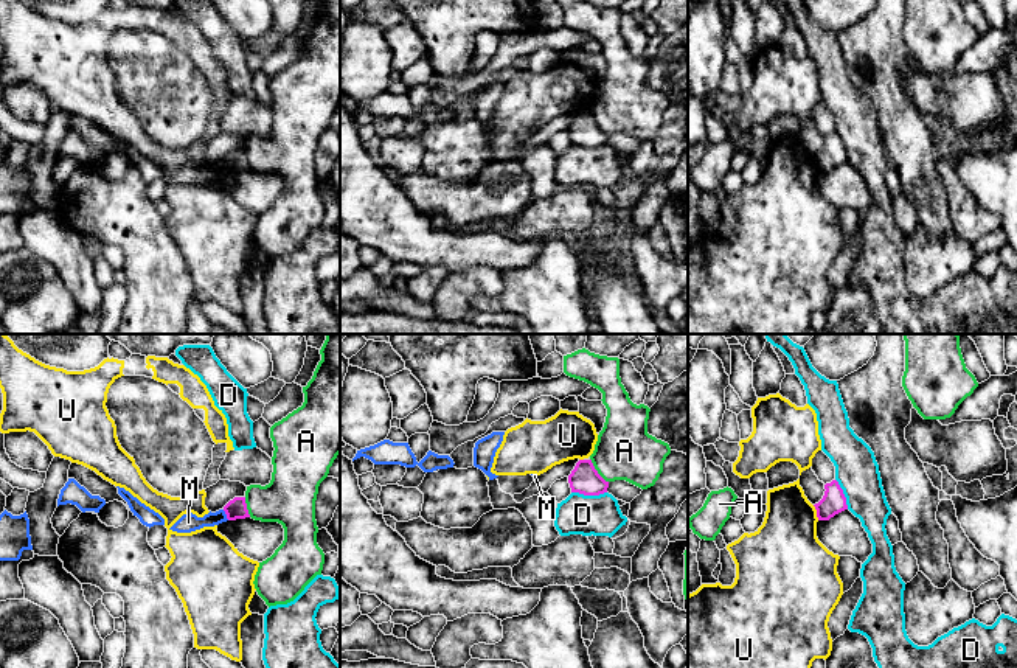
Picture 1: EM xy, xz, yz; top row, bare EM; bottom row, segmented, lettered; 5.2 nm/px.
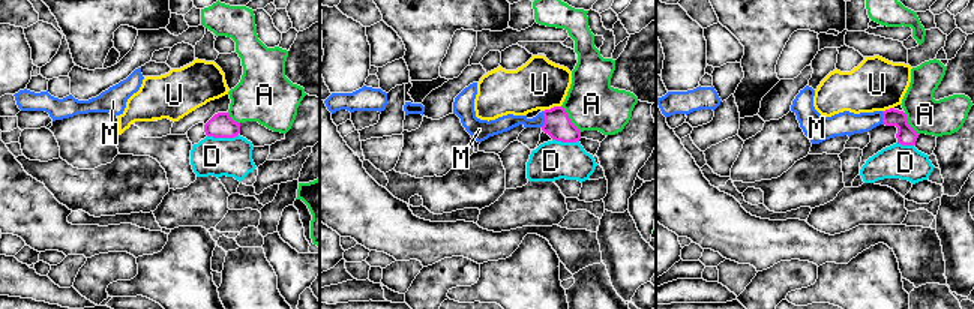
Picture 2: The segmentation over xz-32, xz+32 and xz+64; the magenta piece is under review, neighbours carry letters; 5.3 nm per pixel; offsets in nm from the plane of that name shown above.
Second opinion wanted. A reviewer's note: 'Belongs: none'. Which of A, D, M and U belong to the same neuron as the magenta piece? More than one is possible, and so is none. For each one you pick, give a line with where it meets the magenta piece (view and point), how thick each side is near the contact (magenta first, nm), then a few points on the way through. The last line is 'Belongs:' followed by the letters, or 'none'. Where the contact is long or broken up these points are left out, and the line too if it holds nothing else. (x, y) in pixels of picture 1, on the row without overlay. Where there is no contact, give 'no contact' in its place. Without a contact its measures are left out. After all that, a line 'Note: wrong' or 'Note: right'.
Belongs: none
Note: right

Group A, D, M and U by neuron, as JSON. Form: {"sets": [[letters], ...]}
{"sets": [["A"], ["D"], ["M"], ["U"]]}

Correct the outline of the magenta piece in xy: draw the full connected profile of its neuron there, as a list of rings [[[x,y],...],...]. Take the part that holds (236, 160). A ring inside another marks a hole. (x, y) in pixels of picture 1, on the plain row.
[[[234,149],[224,158],[224,163],[228,172],[250,169],[247,155],[245,155],[245,149]]]

